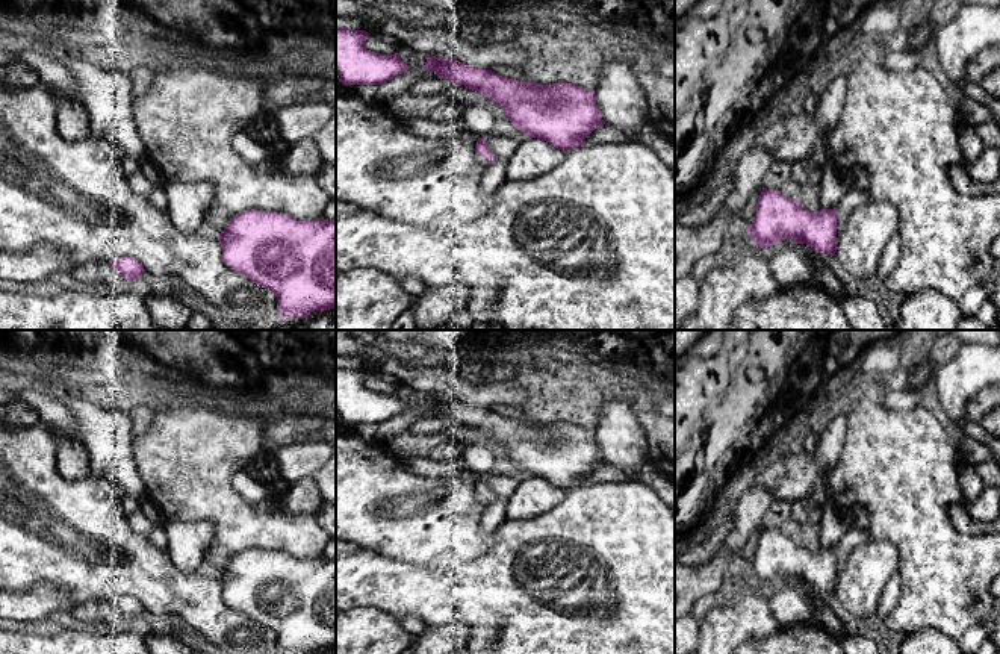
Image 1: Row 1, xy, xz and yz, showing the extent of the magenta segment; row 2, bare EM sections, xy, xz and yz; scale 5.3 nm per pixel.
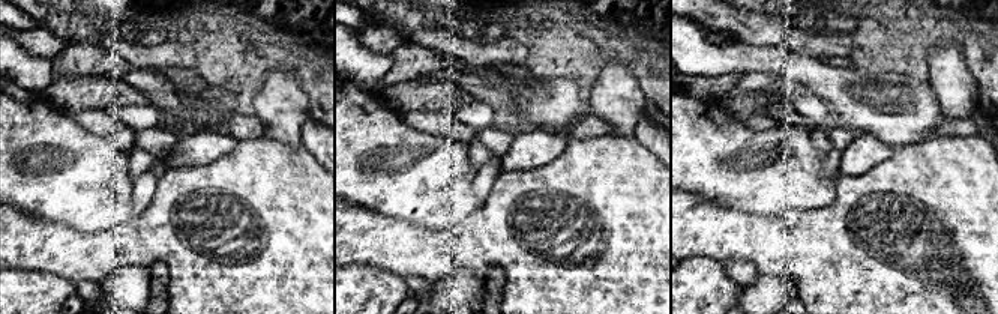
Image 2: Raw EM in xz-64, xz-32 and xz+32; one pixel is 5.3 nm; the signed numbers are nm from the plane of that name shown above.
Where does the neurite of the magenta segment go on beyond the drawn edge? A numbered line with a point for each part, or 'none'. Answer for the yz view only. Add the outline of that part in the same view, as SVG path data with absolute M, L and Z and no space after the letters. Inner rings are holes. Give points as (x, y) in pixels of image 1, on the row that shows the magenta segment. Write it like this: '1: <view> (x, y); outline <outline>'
none

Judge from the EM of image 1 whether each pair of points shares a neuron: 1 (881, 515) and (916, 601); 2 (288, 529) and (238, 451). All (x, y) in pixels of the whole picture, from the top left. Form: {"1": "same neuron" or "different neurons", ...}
{"1": "same neuron", "2": "same neuron"}

